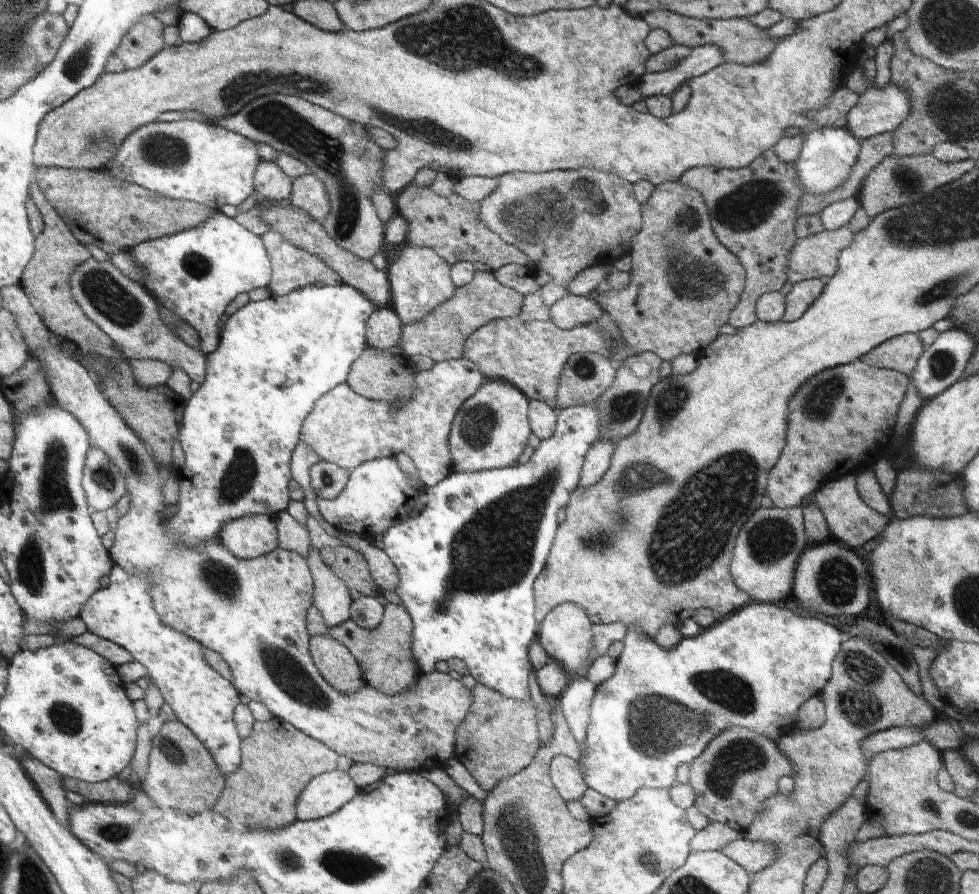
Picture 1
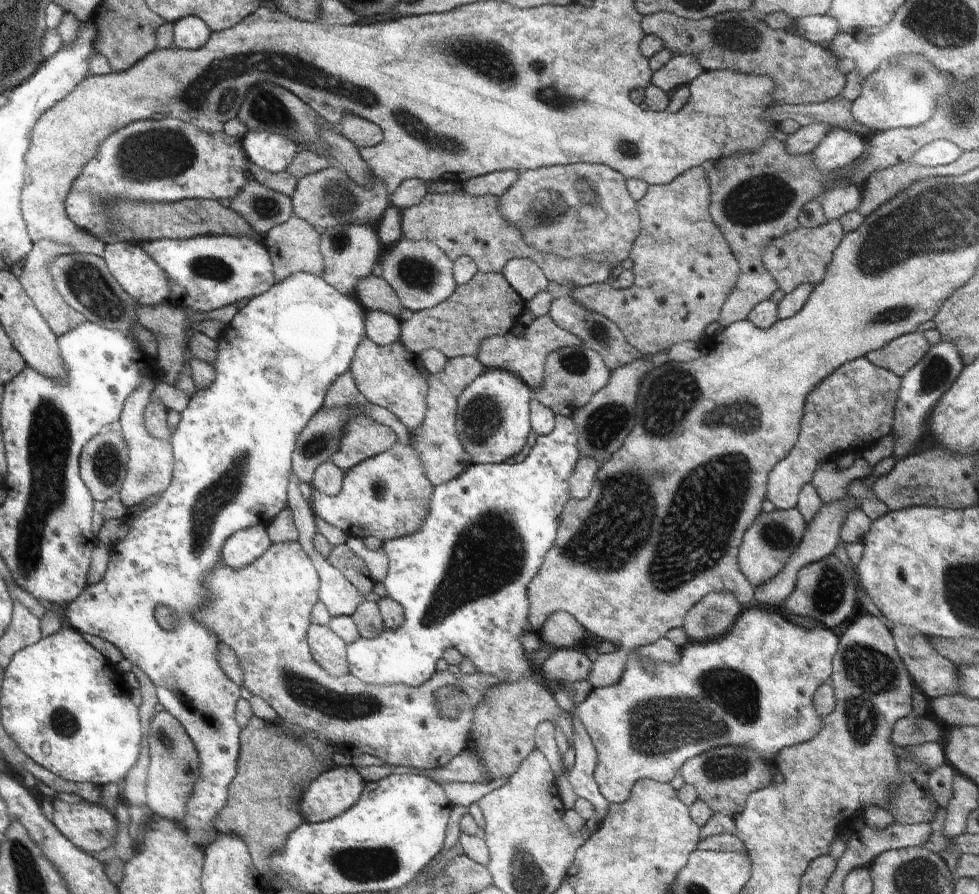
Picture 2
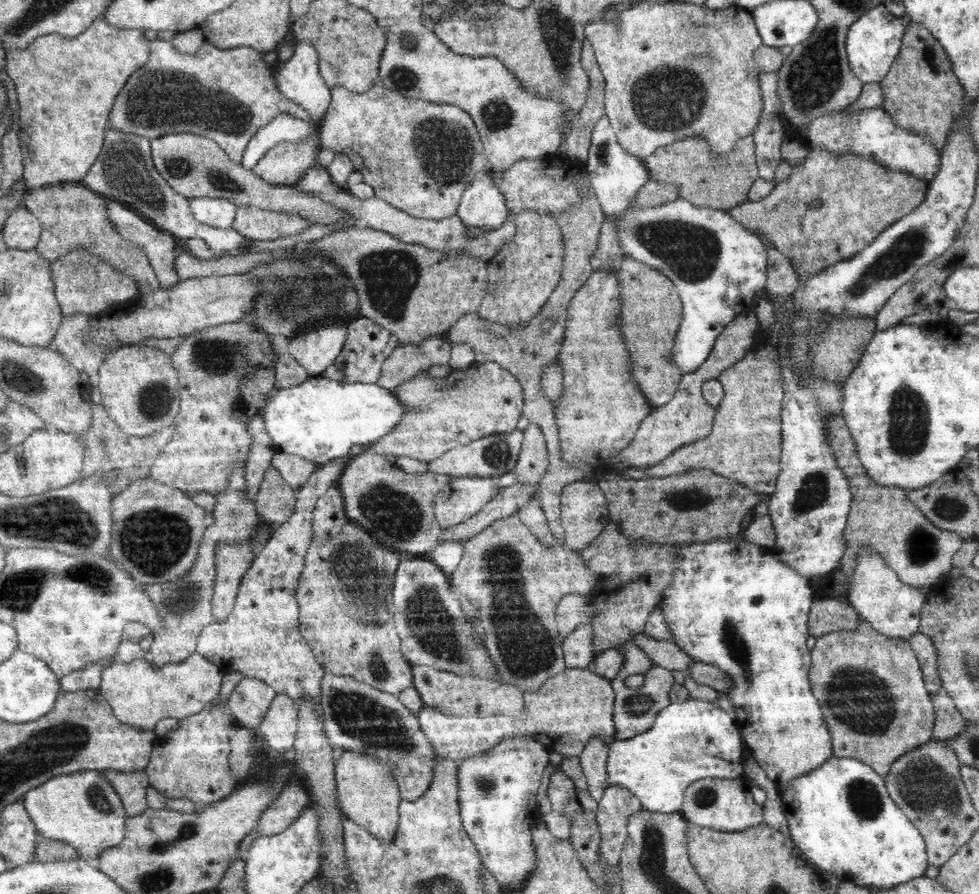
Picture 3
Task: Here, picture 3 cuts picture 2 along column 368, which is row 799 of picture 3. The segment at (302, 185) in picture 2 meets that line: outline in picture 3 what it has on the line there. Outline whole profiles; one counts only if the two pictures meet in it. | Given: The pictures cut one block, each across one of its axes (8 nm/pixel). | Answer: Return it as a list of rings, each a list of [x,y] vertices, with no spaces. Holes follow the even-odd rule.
[[[220,694],[202,712],[180,718],[179,729],[156,739],[150,762],[144,770],[151,786],[162,795],[194,801],[200,809],[230,796],[240,786],[229,767],[230,740],[237,725],[228,702],[215,705],[217,702],[220,702]]]

